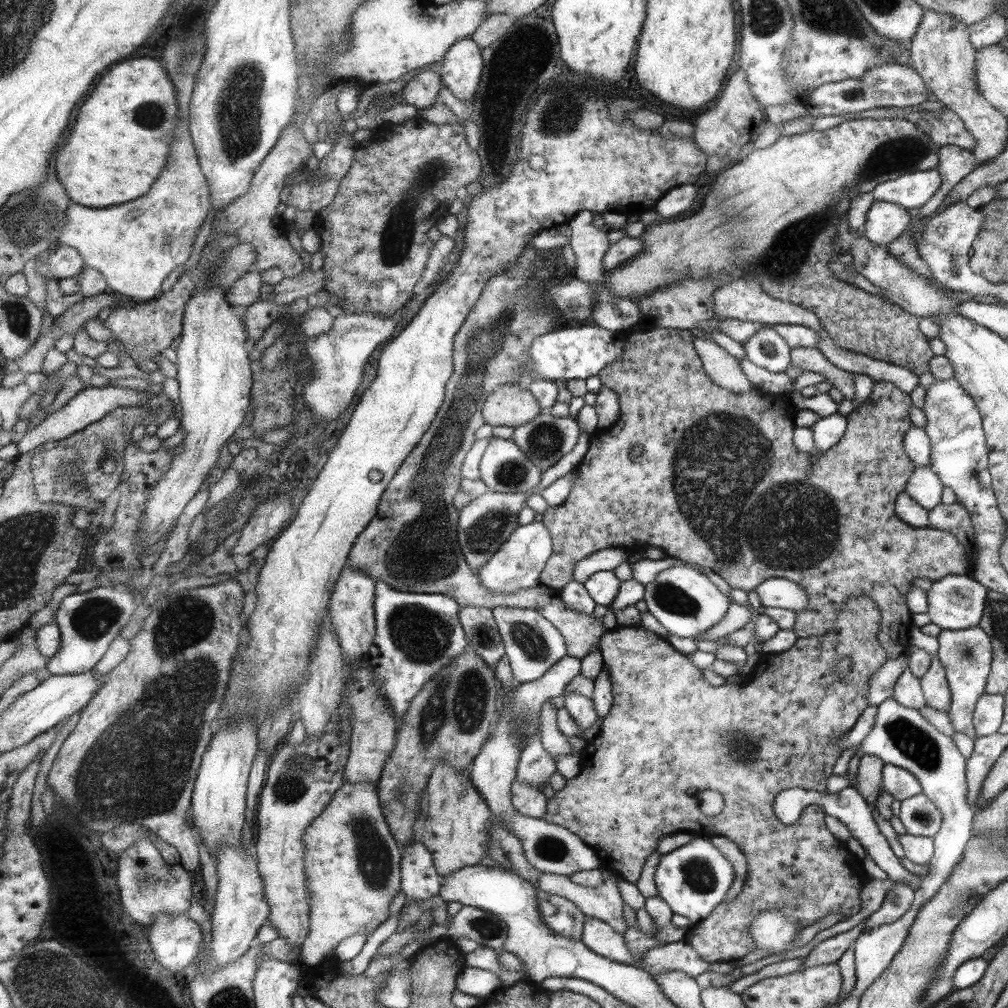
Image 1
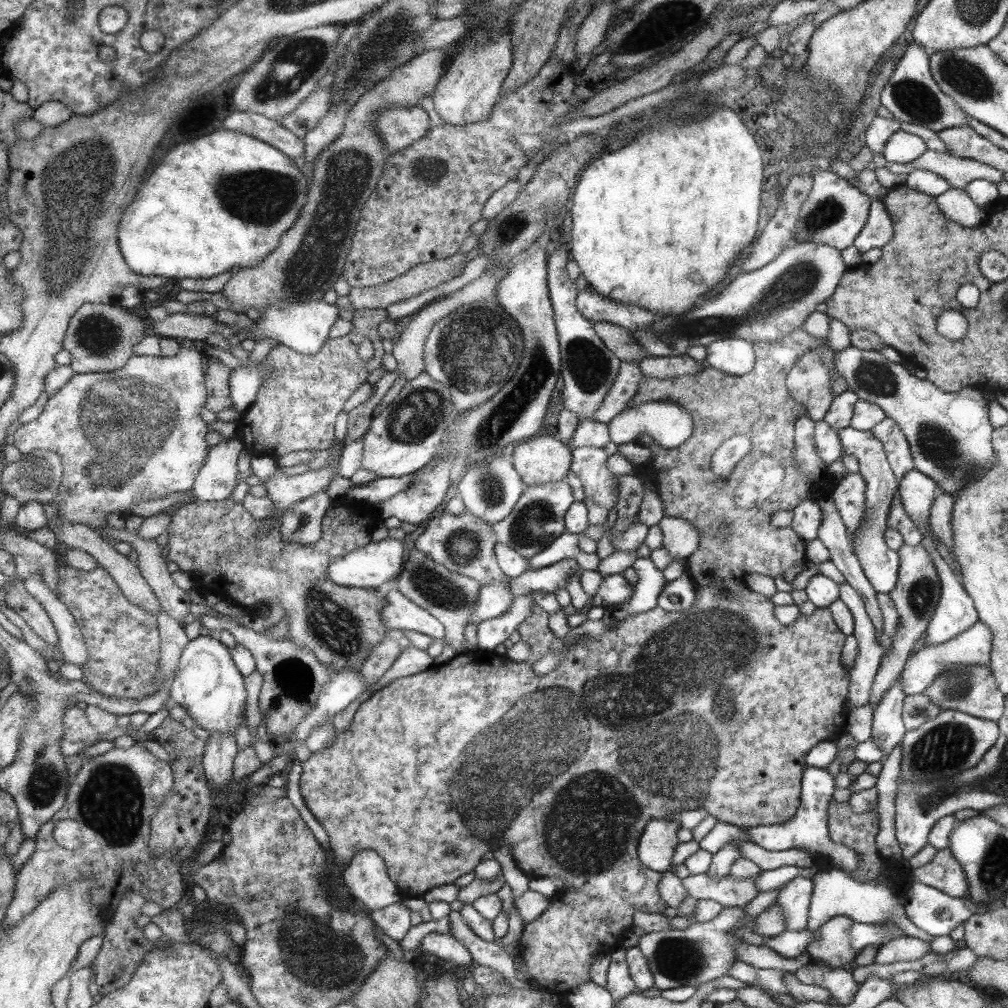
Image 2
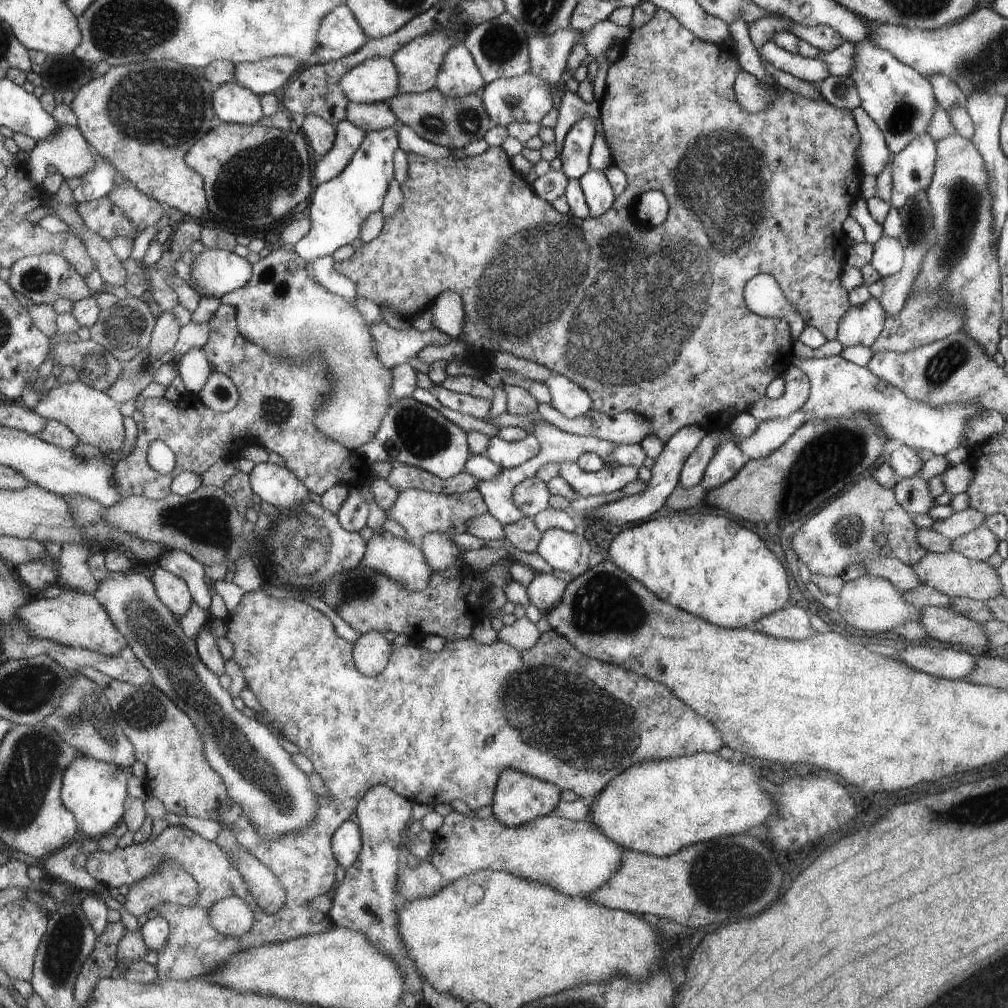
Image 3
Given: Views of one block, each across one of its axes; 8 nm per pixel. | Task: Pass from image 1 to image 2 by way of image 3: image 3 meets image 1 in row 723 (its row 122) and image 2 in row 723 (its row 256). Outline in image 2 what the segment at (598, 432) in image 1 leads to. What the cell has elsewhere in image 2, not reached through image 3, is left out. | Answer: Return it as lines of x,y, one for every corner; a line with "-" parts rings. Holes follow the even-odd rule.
801,328
793,330
775,343
751,341
750,344
754,351
754,368
744,376
731,377
706,364
693,376
686,375
663,380
641,376
636,394
627,403
627,408
633,408
633,406
647,404
647,402
669,402
669,404
681,406
692,418
691,436
677,448
662,449
646,434
640,434
635,440
638,445
646,446
650,450
650,462
644,466
644,472
656,487
664,516
686,520
698,532
697,550
686,558
686,570
694,584
696,599
685,613
678,611
677,614
670,614
657,605
646,612
625,616
623,622
609,627
602,635
579,636
566,648
564,655
551,670
538,675
533,670
534,662
546,654
560,652
564,648
564,640
556,637
552,629
548,627
548,615
540,606
533,603
527,618
517,625
514,637
522,640
529,647
529,654
525,660
507,662
505,670
503,666
499,666
497,672
493,668
493,676
491,676
487,660
481,660
481,656
477,656
475,660
471,658
467,664
463,664
463,653
461,653
442,665
395,679
362,702
356,708
345,730
343,732
334,730
334,737
326,747
310,753
306,760
299,762
302,771
298,785
305,807
321,828
327,831
327,836
329,836
327,844
329,844
333,857
333,864
340,872
344,870
353,856
363,850
373,850
384,861
385,867
388,868
388,876
400,890
400,896
406,899
422,896
427,890
437,886
453,884
460,876
474,871
476,865
483,861
485,856
490,856
501,847
507,847
511,853
511,859
515,861
515,866
528,878
555,877
567,880
569,890
549,897
547,908
542,914
525,924
518,943
527,976
530,977
532,986
540,991
573,991
580,984
589,982
588,974
592,960
600,955
610,955
617,948
621,948
624,933
632,927
634,912
659,913
666,907
659,894
661,873
649,871
641,865
637,858
639,837
648,820
665,820
669,818
669,814
681,810
697,809
713,816
719,823
725,822
737,827
783,824
791,820
796,815
797,808
800,807
800,780
803,776
804,760
808,750
811,750
811,747
818,742
836,740
845,731
843,726
846,717
848,671
841,664
840,654
844,648
846,636
840,631
832,614
827,608
821,608
809,616
799,614
799,618
793,624
783,626
773,617
774,607
771,602
764,596
751,592
744,586
742,578
746,572
766,574
775,578
779,574
786,574
788,568
792,566
802,568
806,562
805,542
789,526
772,527
769,525
769,518
778,510
793,510
808,496
816,500
832,490
829,476
827,480
823,478
816,483
809,482
807,478
797,474
797,469
793,464
792,456
796,447
795,420
805,415
805,409
791,399
785,386
785,378
791,366
802,359
805,352
815,350
819,352
821,364
827,368
827,374
831,380
829,389
831,396
837,396
848,390
848,382
845,382
845,378
837,373
836,352
829,349
827,340
817,339
-
740,434
746,434
750,438
752,442
750,451
739,460
727,479
715,478
715,475
711,473
710,463
713,451
730,436

